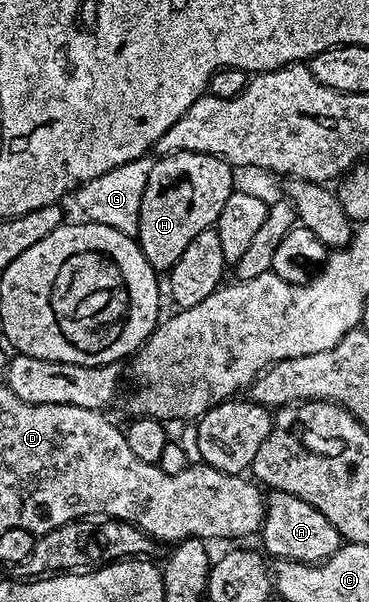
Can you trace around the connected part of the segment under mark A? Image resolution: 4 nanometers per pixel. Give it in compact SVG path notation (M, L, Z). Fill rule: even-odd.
M274 490L268 492L265 500L265 521L259 532L260 539L260 546L270 556L273 554L274 560L290 559L296 563L315 564L333 556L343 542L339 529L335 529L335 525L331 525L315 505L307 505L307 501L291 493Z

